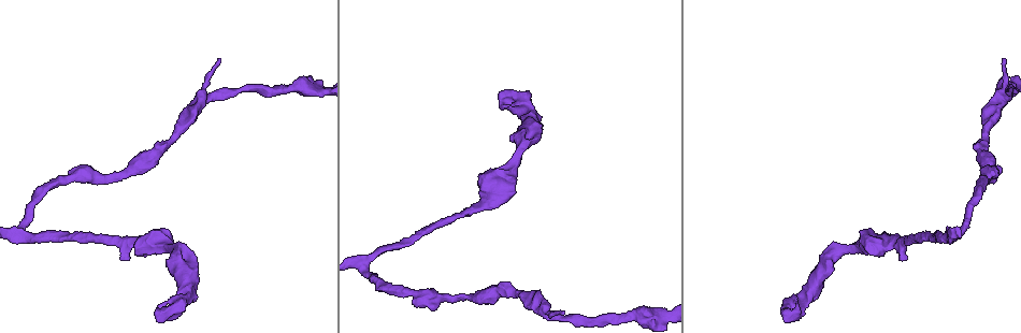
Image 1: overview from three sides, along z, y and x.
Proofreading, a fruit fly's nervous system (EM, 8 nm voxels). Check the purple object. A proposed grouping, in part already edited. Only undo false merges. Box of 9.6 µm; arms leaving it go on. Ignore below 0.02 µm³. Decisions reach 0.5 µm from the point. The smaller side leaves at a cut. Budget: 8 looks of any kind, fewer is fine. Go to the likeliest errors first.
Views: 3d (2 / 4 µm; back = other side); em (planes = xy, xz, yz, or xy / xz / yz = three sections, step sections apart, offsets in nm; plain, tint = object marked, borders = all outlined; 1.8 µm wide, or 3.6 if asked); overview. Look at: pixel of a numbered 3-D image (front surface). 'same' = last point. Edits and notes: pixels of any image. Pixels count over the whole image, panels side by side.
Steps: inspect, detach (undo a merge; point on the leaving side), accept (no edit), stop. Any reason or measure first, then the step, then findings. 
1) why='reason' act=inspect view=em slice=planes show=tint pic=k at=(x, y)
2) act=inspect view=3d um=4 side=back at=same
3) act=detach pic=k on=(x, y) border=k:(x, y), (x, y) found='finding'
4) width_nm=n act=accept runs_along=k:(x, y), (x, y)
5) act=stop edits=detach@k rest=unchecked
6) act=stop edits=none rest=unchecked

act=inspect view=em slice=planes show=tint pic=1 at=(793, 305)

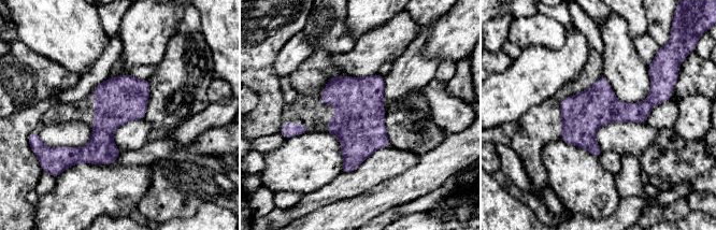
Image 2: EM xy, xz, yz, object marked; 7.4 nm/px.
width_nm=320 act=accept found='all the same neuron'

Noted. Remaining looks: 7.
why='thick turns thin' act=inspect view=3d um=4 pic=1 at=(486, 201)

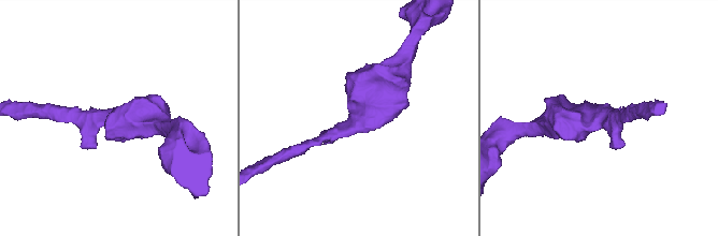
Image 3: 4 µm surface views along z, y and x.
why='need the tissue' act=inspect view=em slice=planes show=tint pic=3 at=(361, 122)

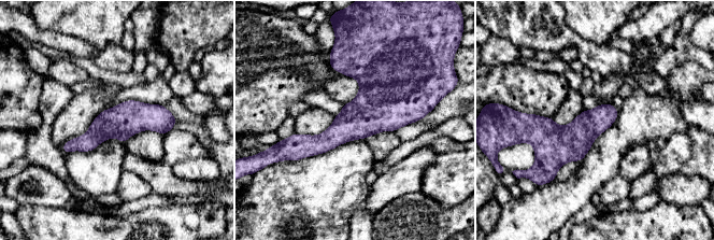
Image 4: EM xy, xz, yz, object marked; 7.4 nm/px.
act=accept runs_along=4:(173, 120), (110, 123), (65, 149) found='continuous, no second neuron'

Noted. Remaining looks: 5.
act=inspect view=em slice=yz step=16 show=tint pic=1 at=(115, 176)

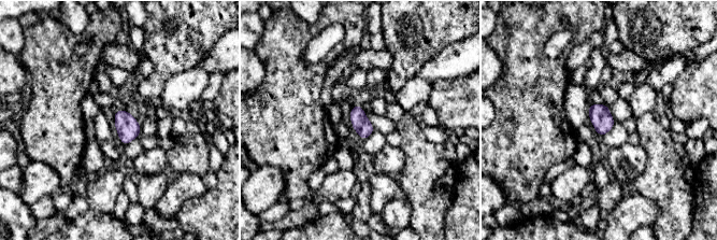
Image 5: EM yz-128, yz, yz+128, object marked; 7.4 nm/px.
act=accept found='one neuron here'

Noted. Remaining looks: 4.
act=stop edits=none rest=unchecked

